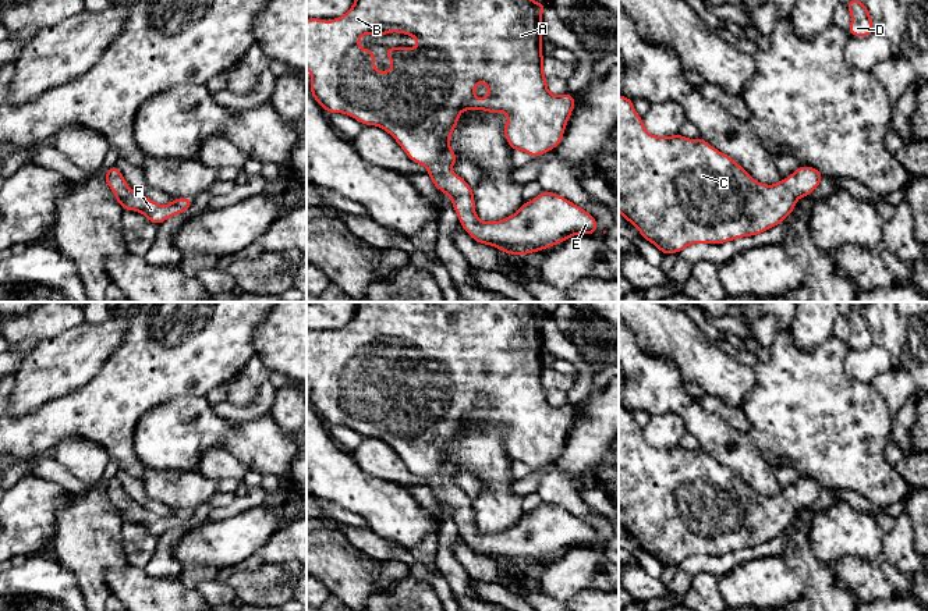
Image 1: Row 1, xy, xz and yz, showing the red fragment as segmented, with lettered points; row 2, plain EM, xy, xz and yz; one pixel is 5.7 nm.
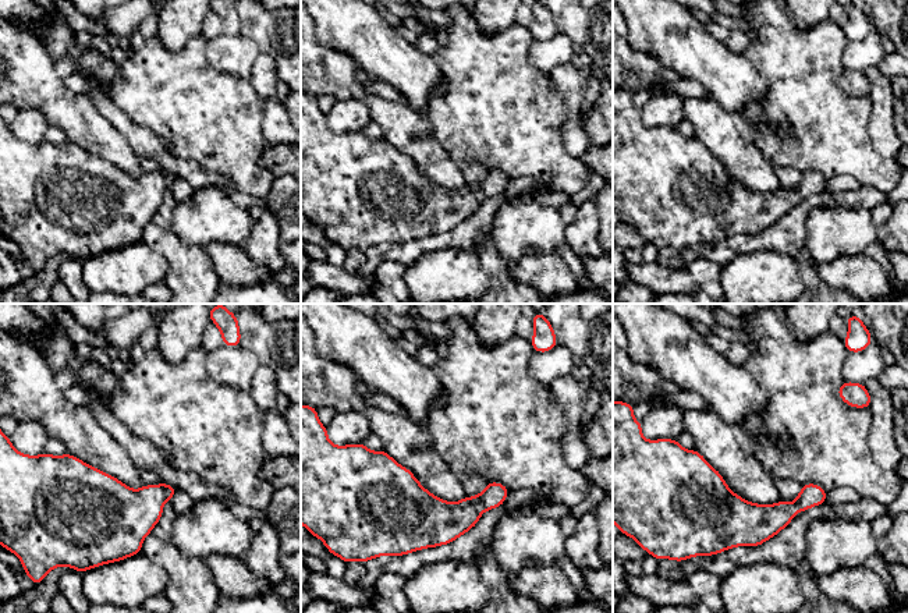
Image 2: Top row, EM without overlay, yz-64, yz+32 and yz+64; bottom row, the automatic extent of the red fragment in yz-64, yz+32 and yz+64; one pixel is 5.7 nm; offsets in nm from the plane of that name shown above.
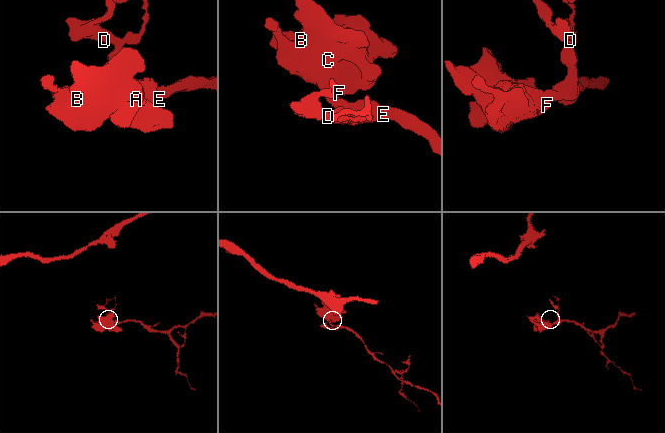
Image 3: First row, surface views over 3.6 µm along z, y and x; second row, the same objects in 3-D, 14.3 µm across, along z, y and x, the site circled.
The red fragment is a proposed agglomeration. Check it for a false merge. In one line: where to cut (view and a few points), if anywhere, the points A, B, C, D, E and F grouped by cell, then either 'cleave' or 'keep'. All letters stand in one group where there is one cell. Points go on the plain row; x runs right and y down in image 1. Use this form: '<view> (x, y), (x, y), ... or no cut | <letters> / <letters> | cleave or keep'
no cut | A B C D E F | keep

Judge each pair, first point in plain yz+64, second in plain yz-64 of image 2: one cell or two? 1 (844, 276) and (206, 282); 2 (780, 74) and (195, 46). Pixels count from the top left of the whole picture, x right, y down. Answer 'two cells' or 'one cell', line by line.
1: two cells
2: one cell

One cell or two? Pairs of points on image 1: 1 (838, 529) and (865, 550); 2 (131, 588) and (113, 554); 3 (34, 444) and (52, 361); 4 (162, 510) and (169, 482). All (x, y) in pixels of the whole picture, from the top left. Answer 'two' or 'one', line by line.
1: one
2: two
3: two
4: two

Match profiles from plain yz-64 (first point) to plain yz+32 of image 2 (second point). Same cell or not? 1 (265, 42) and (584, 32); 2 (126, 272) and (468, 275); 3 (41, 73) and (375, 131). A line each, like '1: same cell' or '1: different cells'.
1: same cell
2: same cell
3: different cells

